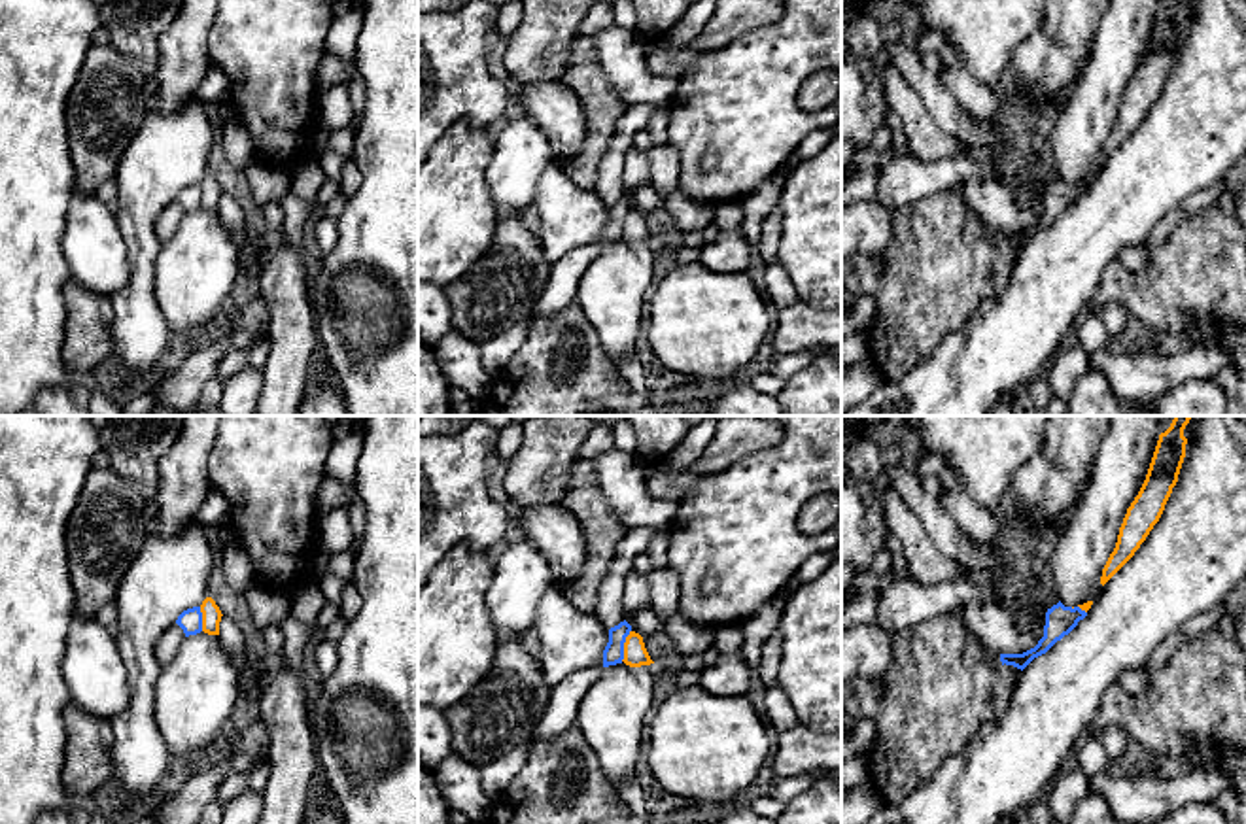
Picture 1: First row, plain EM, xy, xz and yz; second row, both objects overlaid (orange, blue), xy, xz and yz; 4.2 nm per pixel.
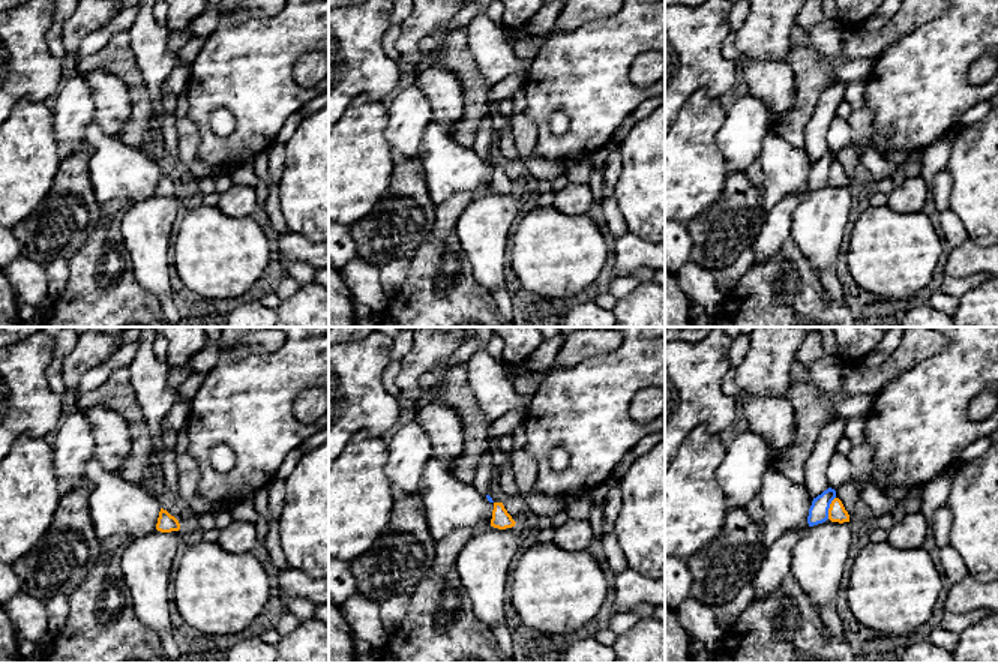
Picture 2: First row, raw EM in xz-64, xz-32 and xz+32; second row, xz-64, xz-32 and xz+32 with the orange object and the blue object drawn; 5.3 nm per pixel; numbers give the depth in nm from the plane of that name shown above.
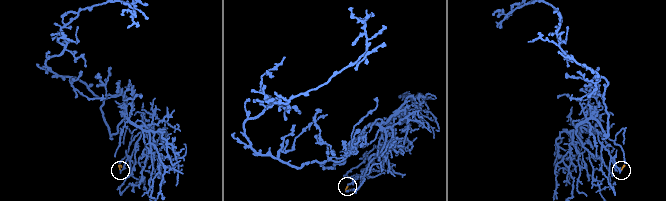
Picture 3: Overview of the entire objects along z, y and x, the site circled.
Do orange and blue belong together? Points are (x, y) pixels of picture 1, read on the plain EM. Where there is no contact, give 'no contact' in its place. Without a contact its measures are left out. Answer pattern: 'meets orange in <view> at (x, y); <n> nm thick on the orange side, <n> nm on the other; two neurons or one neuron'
meets orange in xz at (624, 222); 100 nm thick on the orange side, 90 nm on the other; two neurons

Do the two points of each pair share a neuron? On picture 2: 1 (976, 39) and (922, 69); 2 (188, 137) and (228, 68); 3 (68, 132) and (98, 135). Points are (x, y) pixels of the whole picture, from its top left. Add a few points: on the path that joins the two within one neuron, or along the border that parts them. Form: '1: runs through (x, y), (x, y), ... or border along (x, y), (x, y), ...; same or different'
1: runs through (962, 39), (955, 39), (935, 59); same
2: border along (186, 114), (197, 126), (200, 135), (197, 158); different
3: border along (92, 122), (86, 128), (83, 140); different

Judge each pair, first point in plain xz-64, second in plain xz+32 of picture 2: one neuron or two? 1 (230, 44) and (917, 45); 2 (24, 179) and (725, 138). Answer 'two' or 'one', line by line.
1: one
2: two

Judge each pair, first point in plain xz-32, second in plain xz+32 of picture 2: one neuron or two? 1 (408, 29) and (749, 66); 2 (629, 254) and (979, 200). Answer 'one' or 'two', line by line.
1: two
2: two

